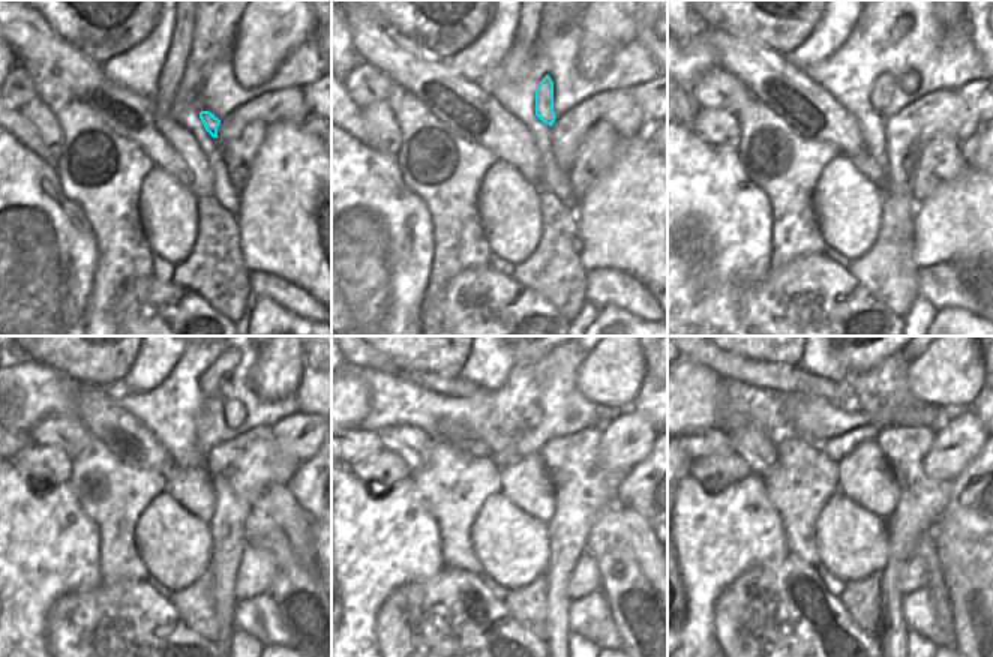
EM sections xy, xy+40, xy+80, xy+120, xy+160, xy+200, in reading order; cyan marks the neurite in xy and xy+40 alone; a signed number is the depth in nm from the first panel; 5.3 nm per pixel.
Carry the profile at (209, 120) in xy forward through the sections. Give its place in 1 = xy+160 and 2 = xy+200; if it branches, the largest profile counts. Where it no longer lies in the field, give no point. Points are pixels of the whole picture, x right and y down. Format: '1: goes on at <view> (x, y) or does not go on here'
1: goes on at xy+160 (533, 416)
2: goes on at xy+200 (869, 402)

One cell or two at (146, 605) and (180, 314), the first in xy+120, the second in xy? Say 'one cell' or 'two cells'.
one cell

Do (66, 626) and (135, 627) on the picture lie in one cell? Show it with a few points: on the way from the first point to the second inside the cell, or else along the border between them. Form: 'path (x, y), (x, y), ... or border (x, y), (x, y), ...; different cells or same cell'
path (83, 626), (98, 624), (102, 629), (119, 629); same cell

